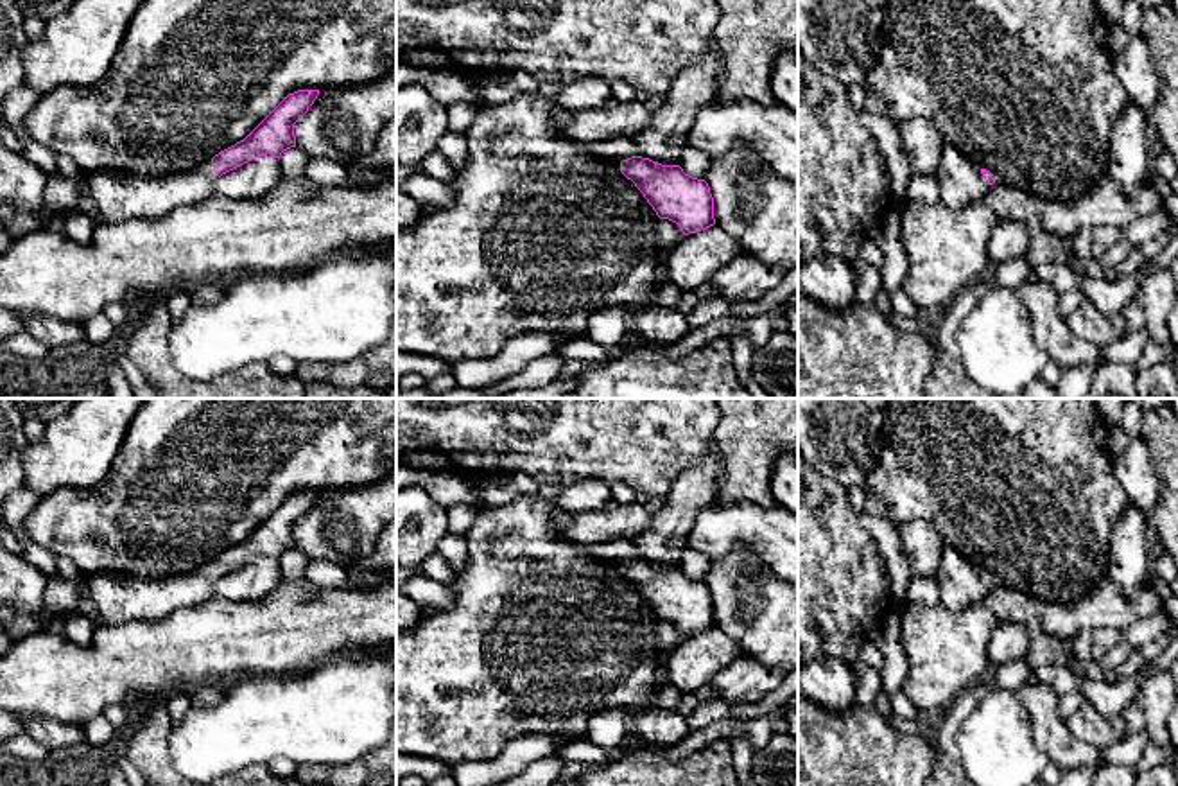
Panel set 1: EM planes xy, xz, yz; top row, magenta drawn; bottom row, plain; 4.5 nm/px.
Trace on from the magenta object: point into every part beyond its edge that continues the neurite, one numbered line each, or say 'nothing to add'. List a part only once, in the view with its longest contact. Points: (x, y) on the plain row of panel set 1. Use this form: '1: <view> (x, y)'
1: yz (960, 584)

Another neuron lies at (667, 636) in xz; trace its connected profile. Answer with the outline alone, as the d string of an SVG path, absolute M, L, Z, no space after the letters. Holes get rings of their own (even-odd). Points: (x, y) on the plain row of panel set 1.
M658 621L656 644L658 644L660 651L665 651L665 653L671 651L683 639L685 639L685 635L681 633L681 630L676 624L672 624L669 621Z

